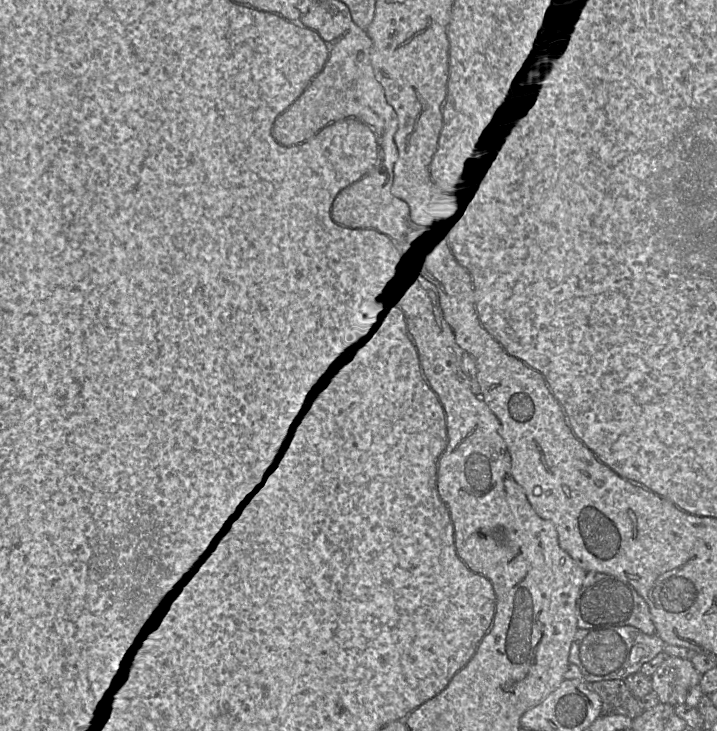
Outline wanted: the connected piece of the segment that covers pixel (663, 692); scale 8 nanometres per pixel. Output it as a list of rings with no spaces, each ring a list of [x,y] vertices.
[[[667,657],[651,677],[652,690],[659,702],[682,705],[690,689],[699,684],[701,676],[690,660]]]

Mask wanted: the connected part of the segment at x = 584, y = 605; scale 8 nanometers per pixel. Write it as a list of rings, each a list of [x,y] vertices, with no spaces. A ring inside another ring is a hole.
[[[600,572],[586,573],[577,600],[577,618],[580,629],[634,626],[648,635],[656,633],[649,606],[636,589],[619,578]]]

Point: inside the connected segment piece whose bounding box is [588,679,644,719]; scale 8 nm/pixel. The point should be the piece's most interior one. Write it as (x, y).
(616, 698)

